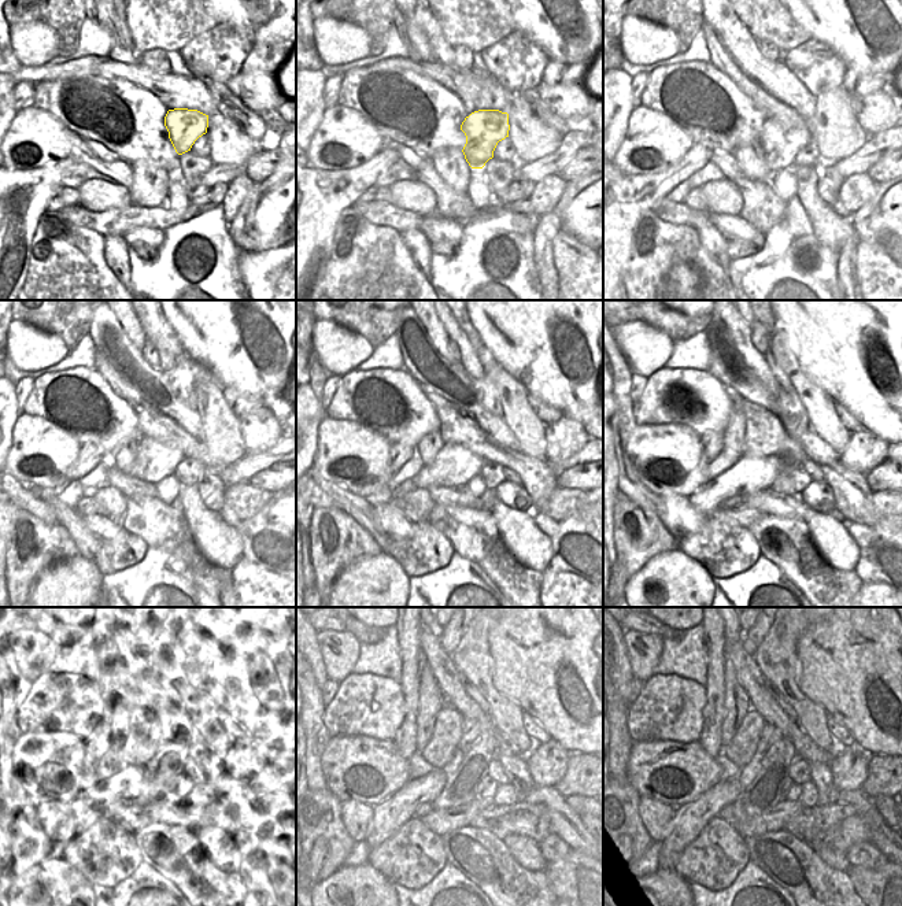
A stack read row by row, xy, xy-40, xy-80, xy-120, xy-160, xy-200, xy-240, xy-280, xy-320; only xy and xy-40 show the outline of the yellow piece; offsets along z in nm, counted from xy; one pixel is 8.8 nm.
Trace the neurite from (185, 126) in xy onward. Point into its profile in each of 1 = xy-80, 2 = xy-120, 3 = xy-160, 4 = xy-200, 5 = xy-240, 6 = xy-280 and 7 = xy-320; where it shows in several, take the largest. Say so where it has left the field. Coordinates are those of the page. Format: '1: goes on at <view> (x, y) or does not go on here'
1: goes on at xy-80 (782, 140)
2: goes on at xy-120 (155, 459)
3: goes on at xy-160 (455, 465)
4: goes on at xy-200 (750, 473)
5: goes on at xy-240 (92, 807)
6: goes on at xy-280 (388, 816)
7: goes on at xy-320 (690, 820)

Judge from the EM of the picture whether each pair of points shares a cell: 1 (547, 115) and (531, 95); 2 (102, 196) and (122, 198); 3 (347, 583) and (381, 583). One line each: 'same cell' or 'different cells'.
1: same cell
2: same cell
3: same cell

